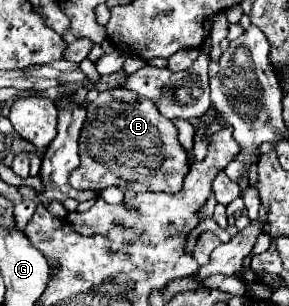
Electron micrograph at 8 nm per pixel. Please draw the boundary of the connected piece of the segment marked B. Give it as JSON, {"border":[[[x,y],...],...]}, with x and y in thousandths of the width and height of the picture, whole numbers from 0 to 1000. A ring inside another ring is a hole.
{"border":[[[433,284],[377,291],[356,297],[329,337],[301,343],[301,376],[308,389],[294,395],[294,422],[280,428],[273,448],[273,513],[280,539],[246,565],[239,598],[260,618],[315,618],[315,624],[349,624],[370,611],[412,611],[419,624],[571,624],[571,631],[606,631],[626,624],[633,585],[654,565],[647,513],[633,500],[633,480],[612,454],[612,422],[606,408],[557,382],[543,369],[543,350],[516,324],[467,324],[460,297]]]}

